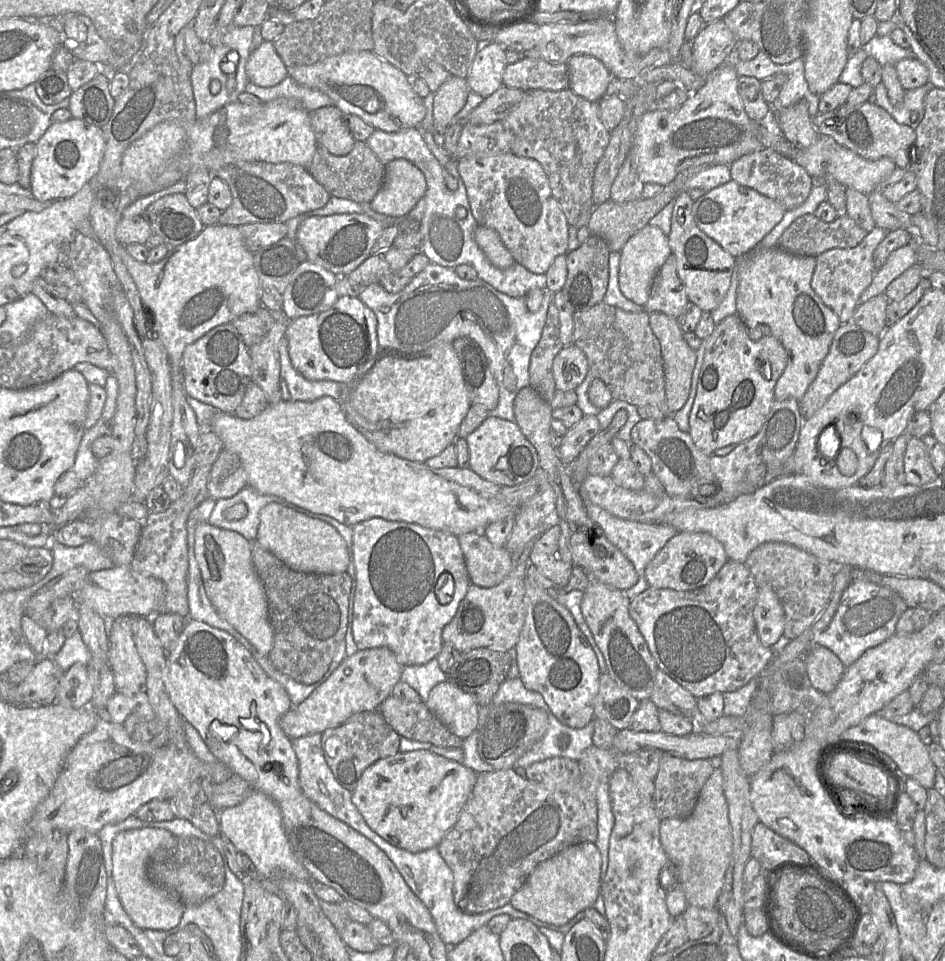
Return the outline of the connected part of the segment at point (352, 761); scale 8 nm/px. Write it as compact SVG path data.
M378 710L356 713L336 728L322 733L324 758L335 779L351 793L363 772L377 760L399 752L400 736L384 720Z

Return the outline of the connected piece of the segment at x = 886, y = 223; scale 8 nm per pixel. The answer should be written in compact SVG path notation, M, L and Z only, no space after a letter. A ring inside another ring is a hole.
M881 189L869 195L869 203L877 227L887 231L909 229L913 232L913 215L898 210L896 203L889 201Z

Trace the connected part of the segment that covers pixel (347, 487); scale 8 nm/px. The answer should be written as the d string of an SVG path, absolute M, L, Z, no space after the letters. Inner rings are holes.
M322 397L313 402L288 402L281 400L276 404L268 404L260 414L249 420L240 419L235 414L217 412L217 415L214 417L211 424L211 430L221 439L225 449L235 453L239 457L247 476L247 486L252 487L262 494L281 497L288 502L291 502L314 514L329 516L340 523L351 527L365 520L382 518L395 522L415 523L426 528L448 532L459 537L460 535L468 532L480 531L488 524L506 518L510 515L516 516L516 513L520 508L513 507L502 499L500 495L501 486L485 480L470 468L461 468L457 466L454 468L435 469L421 462L409 461L398 456L379 451L348 422L340 403L331 397Z

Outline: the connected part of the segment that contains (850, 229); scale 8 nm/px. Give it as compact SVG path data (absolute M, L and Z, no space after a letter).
M805 214L784 231L777 247L794 255L815 258L833 248L854 248L867 233L848 215L824 222L814 214Z

